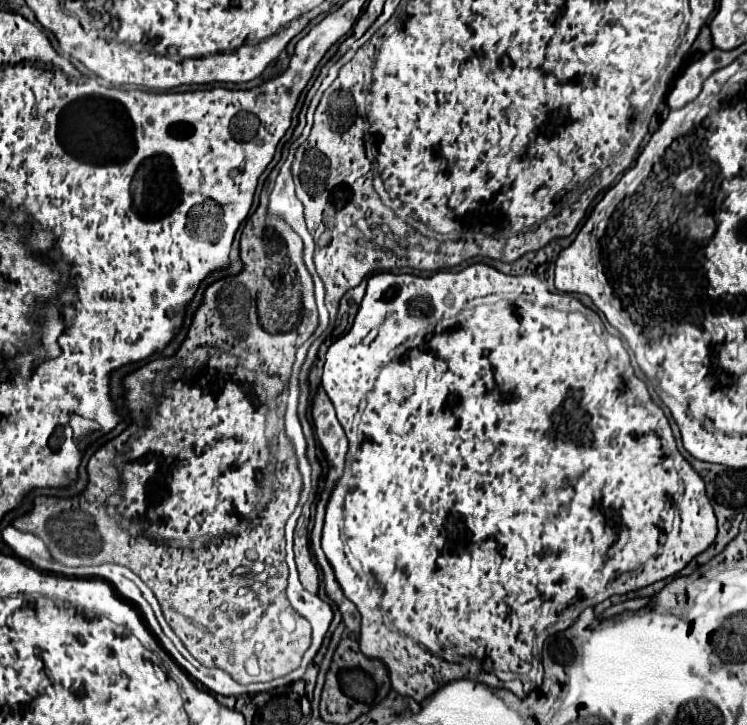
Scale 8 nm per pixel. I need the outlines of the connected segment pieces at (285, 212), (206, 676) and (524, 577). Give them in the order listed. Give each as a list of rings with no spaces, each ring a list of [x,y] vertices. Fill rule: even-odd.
[[[289,161],[281,167],[281,171],[275,179],[275,187],[269,195],[267,211],[269,211],[269,217],[275,217],[275,219],[281,219],[281,221],[289,223],[289,227],[303,239],[303,243],[309,243],[309,253],[315,251],[313,235],[309,235],[309,229],[305,225],[303,203],[295,197],[295,187],[293,187],[293,179],[291,179]]]
[[[199,667],[199,677],[197,681],[203,683],[209,691],[219,693],[219,695],[241,695],[243,693],[243,685],[235,683],[225,671],[221,669],[207,669],[207,667]]]
[[[475,263],[475,265],[471,265],[471,267],[465,267],[465,269],[463,269],[463,271],[439,271],[439,273],[435,273],[435,275],[431,275],[431,277],[417,277],[417,275],[413,275],[413,273],[401,273],[401,275],[395,275],[395,273],[377,273],[377,275],[373,275],[373,277],[371,277],[371,279],[369,279],[369,281],[367,281],[367,293],[365,293],[365,297],[363,297],[363,303],[361,303],[361,307],[359,307],[359,313],[357,313],[357,317],[355,317],[355,323],[353,323],[353,327],[351,327],[351,331],[349,331],[349,333],[347,333],[347,335],[343,335],[343,337],[341,337],[341,339],[337,339],[337,341],[335,341],[335,343],[333,343],[333,345],[331,345],[331,347],[329,347],[329,351],[327,351],[327,361],[325,361],[325,371],[323,371],[323,389],[325,389],[325,391],[327,391],[327,395],[329,395],[329,399],[331,399],[331,401],[333,401],[333,405],[335,405],[335,411],[337,411],[337,419],[339,419],[339,423],[341,423],[341,425],[343,425],[343,429],[345,429],[345,433],[347,433],[347,437],[349,437],[349,453],[347,453],[347,463],[345,463],[345,473],[343,473],[343,477],[341,477],[341,481],[339,481],[339,483],[337,483],[337,487],[335,487],[335,491],[333,491],[333,495],[331,495],[331,499],[329,499],[329,505],[327,505],[327,515],[325,515],[325,527],[323,527],[323,551],[325,551],[325,555],[327,555],[327,559],[329,559],[329,563],[331,563],[331,565],[333,565],[333,569],[335,569],[335,577],[337,577],[337,581],[339,581],[339,585],[341,585],[341,589],[343,589],[343,593],[345,593],[345,597],[347,597],[347,599],[351,599],[351,601],[353,601],[353,603],[355,603],[355,605],[357,605],[357,609],[359,609],[359,613],[361,613],[361,619],[363,619],[363,623],[361,623],[361,635],[359,635],[359,643],[361,643],[361,651],[363,651],[363,653],[365,653],[365,655],[367,655],[367,657],[373,657],[373,659],[375,659],[375,657],[377,657],[377,659],[383,659],[383,661],[385,661],[385,665],[387,665],[387,669],[389,669],[389,677],[391,677],[391,685],[393,685],[393,689],[395,689],[395,691],[397,691],[397,693],[399,693],[399,695],[407,695],[407,697],[413,697],[413,699],[415,699],[415,701],[423,701],[423,699],[427,699],[427,697],[429,697],[429,695],[433,695],[433,691],[437,691],[437,689],[439,689],[439,687],[443,687],[443,685],[445,685],[445,683],[449,683],[449,681],[457,681],[457,679],[471,679],[471,681],[477,681],[477,679],[479,679],[479,683],[481,683],[481,681],[483,681],[483,679],[485,679],[485,677],[487,677],[487,679],[497,679],[497,681],[493,681],[493,683],[495,683],[495,685],[499,685],[499,687],[509,687],[509,689],[511,689],[511,691],[513,691],[513,693],[515,693],[515,695],[517,695],[517,697],[525,697],[525,695],[527,695],[527,693],[529,693],[529,691],[531,691],[531,687],[529,687],[529,689],[525,689],[525,685],[523,685],[523,681],[521,681],[521,679],[517,679],[517,675],[519,675],[519,674],[526,674],[526,673],[528,673],[528,672],[529,672],[529,671],[530,671],[530,669],[531,669],[531,667],[532,667],[532,660],[533,660],[533,656],[532,656],[532,648],[533,648],[533,639],[535,639],[535,635],[537,635],[537,633],[539,633],[539,631],[542,631],[542,632],[543,632],[543,634],[542,634],[542,635],[540,635],[540,637],[542,637],[542,638],[543,638],[543,639],[540,639],[540,640],[545,640],[545,639],[546,639],[546,638],[547,638],[547,637],[548,637],[548,636],[549,636],[549,635],[553,635],[553,634],[555,634],[555,633],[558,633],[558,632],[561,632],[561,631],[564,631],[564,630],[565,630],[565,629],[567,629],[567,628],[568,628],[568,627],[569,627],[569,625],[571,625],[571,623],[573,623],[573,622],[574,622],[574,621],[575,621],[575,620],[576,620],[576,619],[577,619],[577,618],[578,618],[578,616],[579,616],[579,615],[580,615],[580,614],[581,614],[581,612],[582,612],[582,611],[583,611],[583,610],[584,610],[584,609],[586,609],[586,608],[587,608],[587,607],[591,607],[591,606],[595,606],[595,605],[597,605],[597,604],[598,604],[598,603],[600,603],[600,602],[602,602],[602,601],[604,601],[604,600],[606,600],[606,599],[608,599],[608,598],[609,598],[609,597],[611,597],[611,596],[613,596],[613,595],[623,595],[623,594],[626,594],[626,593],[629,593],[629,591],[637,591],[637,589],[641,589],[641,587],[647,587],[647,585],[651,585],[651,583],[655,583],[655,581],[661,581],[661,579],[665,579],[665,577],[669,577],[669,575],[675,575],[675,573],[677,573],[677,571],[681,571],[681,569],[683,569],[683,567],[685,567],[685,565],[687,565],[687,563],[689,563],[689,561],[691,561],[691,559],[693,559],[693,557],[695,557],[695,555],[699,555],[699,553],[703,553],[703,551],[705,551],[705,549],[707,549],[707,547],[709,547],[709,545],[711,545],[711,543],[713,543],[713,539],[715,539],[715,535],[717,535],[717,517],[715,517],[715,513],[713,513],[713,507],[711,507],[711,503],[709,503],[709,499],[707,499],[707,495],[705,495],[705,485],[703,485],[703,479],[701,479],[701,477],[699,477],[699,475],[697,475],[697,473],[695,473],[695,471],[693,471],[693,467],[691,467],[691,465],[690,465],[690,464],[689,464],[689,463],[687,463],[687,461],[685,461],[685,459],[683,459],[683,457],[681,457],[681,453],[679,453],[679,451],[677,451],[677,447],[675,447],[675,439],[673,439],[673,433],[671,433],[671,427],[670,427],[670,424],[669,424],[669,421],[667,421],[667,417],[665,417],[665,413],[663,413],[663,411],[661,411],[661,407],[659,407],[659,405],[655,405],[655,403],[653,403],[653,401],[651,401],[651,395],[649,395],[649,391],[647,391],[647,385],[645,385],[645,383],[647,383],[647,382],[648,382],[648,383],[653,383],[653,381],[651,381],[651,379],[649,379],[649,377],[647,377],[647,375],[645,375],[645,373],[643,373],[643,371],[641,371],[641,367],[639,367],[639,363],[637,363],[637,357],[635,357],[635,353],[633,353],[633,349],[631,349],[631,347],[629,347],[629,343],[627,343],[627,339],[625,339],[625,337],[623,337],[623,335],[621,335],[621,333],[619,333],[619,331],[617,331],[617,329],[615,329],[615,327],[613,327],[613,325],[611,325],[611,323],[609,323],[609,321],[607,321],[607,317],[605,317],[605,313],[603,313],[603,311],[599,311],[599,309],[597,309],[597,305],[595,305],[595,303],[593,303],[593,299],[591,299],[591,297],[589,297],[589,295],[583,295],[583,293],[568,293],[568,294],[571,294],[571,295],[561,295],[561,293],[563,293],[563,291],[559,291],[559,289],[557,289],[557,292],[556,292],[556,293],[551,293],[551,291],[547,291],[547,287],[545,287],[545,283],[543,283],[543,281],[541,281],[541,279],[539,279],[539,277],[535,277],[535,275],[521,275],[521,277],[515,277],[515,275],[505,275],[505,273],[501,273],[501,271],[497,271],[497,269],[493,269],[493,267],[489,267],[489,265],[485,265],[485,263]],[[675,511],[679,511],[679,517],[681,517],[681,523],[679,523],[679,529],[677,529],[677,531],[675,531],[675,529],[673,529],[673,519],[675,519]],[[511,672],[513,672],[513,673],[515,673],[515,674],[517,674],[517,675],[513,675],[513,677],[509,677],[509,679],[503,679],[503,677],[499,677],[499,675],[497,675],[497,673],[511,673]]]

